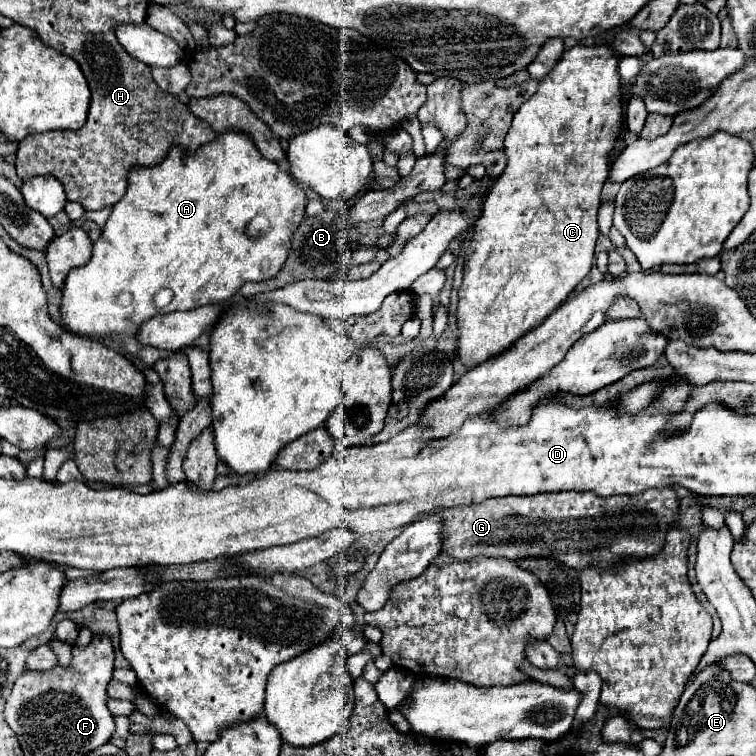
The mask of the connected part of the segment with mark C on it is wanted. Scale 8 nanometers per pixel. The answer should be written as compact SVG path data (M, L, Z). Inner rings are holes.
M576 45L568 51L564 51L564 55L556 63L556 67L548 73L548 77L544 81L540 81L540 87L534 93L534 97L530 97L530 101L526 101L516 111L510 131L504 141L508 165L504 169L504 173L490 185L490 189L486 193L486 199L482 203L482 213L480 213L478 221L474 223L474 237L470 239L470 245L468 245L466 257L464 257L464 283L460 287L460 301L458 301L458 331L460 331L458 353L466 365L480 365L480 363L500 355L518 337L522 337L524 333L528 333L530 329L540 325L550 313L554 313L554 309L590 273L592 261L594 261L594 245L598 239L596 215L598 215L598 207L600 207L600 193L602 193L604 181L608 179L610 155L614 151L614 141L618 139L622 129L624 129L624 109L622 109L622 83L620 83L620 75L618 75L618 55L606 45L592 45L592 47Z

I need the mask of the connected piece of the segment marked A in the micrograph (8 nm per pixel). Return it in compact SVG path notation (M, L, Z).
M222 131L216 135L214 141L202 145L196 151L182 151L182 149L178 149L178 145L174 145L168 151L166 159L160 161L158 165L152 165L152 167L138 167L136 165L130 169L126 193L112 207L112 213L110 213L110 217L102 229L102 235L94 243L90 261L82 267L72 269L66 277L66 283L62 289L64 297L62 297L62 307L60 307L62 315L64 315L64 325L70 331L76 331L82 335L104 337L104 335L110 335L114 331L134 335L138 331L138 327L154 315L172 313L172 311L188 311L188 309L202 307L208 303L230 301L246 281L266 281L268 277L274 277L278 273L278 269L282 269L286 255L288 255L288 249L290 249L292 235L298 229L298 225L304 221L304 207L306 207L304 187L298 181L294 181L290 177L290 173L286 173L284 167L280 167L280 163L274 163L274 161L268 161L266 157L262 157L262 153L254 145L254 141L242 131L238 131L238 133L236 131Z

